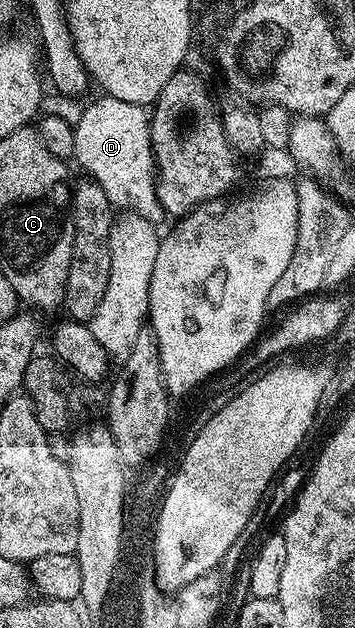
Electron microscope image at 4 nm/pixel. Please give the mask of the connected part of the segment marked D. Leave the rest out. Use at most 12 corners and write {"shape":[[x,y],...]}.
{"shape":[[102,95],[74,161],[111,204],[162,223],[150,113]]}

